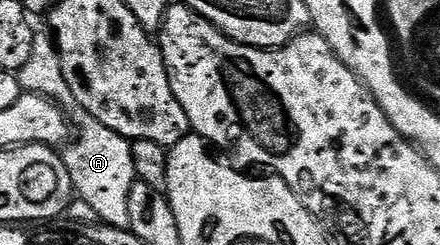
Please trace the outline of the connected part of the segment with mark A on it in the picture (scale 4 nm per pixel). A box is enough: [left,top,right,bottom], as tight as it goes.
[19,31,137,229]

